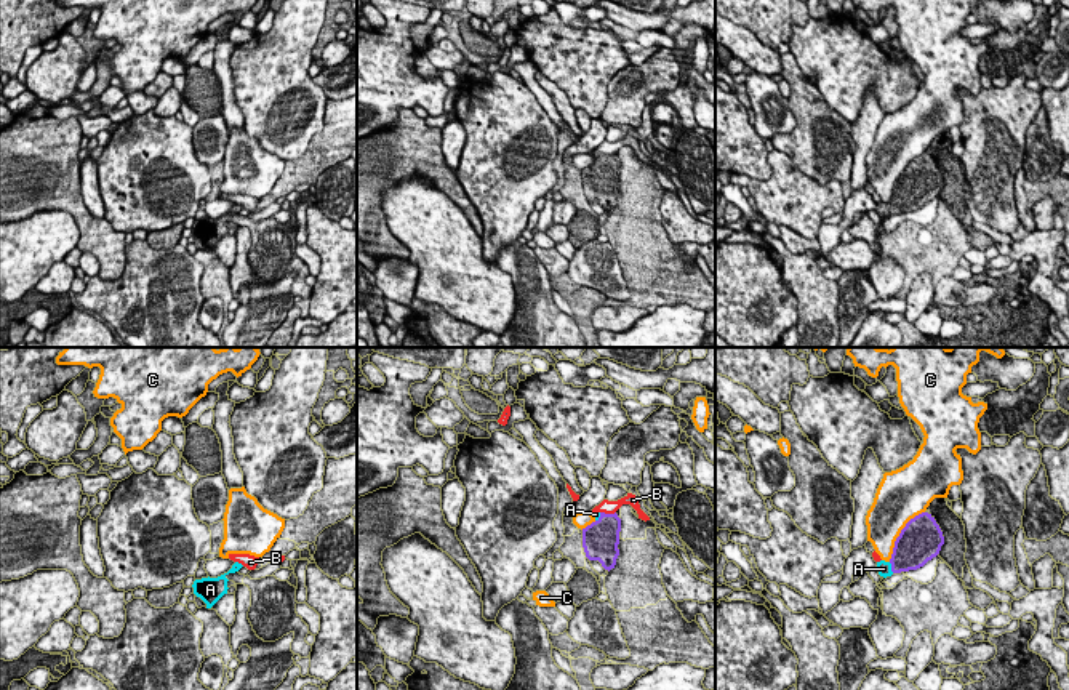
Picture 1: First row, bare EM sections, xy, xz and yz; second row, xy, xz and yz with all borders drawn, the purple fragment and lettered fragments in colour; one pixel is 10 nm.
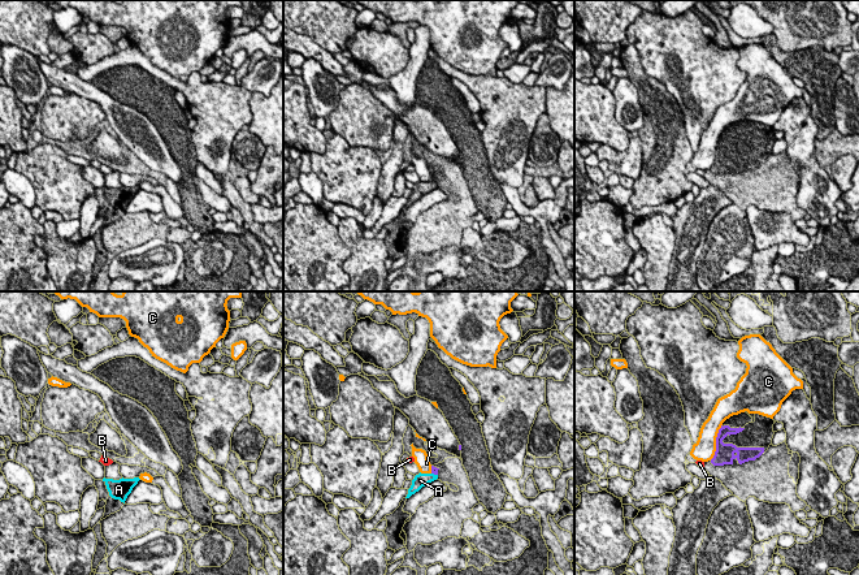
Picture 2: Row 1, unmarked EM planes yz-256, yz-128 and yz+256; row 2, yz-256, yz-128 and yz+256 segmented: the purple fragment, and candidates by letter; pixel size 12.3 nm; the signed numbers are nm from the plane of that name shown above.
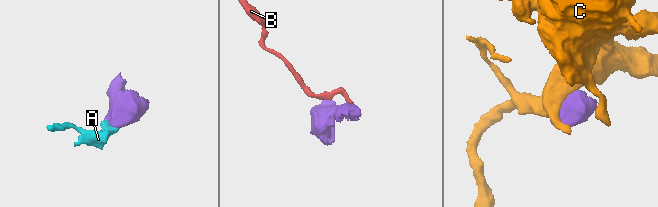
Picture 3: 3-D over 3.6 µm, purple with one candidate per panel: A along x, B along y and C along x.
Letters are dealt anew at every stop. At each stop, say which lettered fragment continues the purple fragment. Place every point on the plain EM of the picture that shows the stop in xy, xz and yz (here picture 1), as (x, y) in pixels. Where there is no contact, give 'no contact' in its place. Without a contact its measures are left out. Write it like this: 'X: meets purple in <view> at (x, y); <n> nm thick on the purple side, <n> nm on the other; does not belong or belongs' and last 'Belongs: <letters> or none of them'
A: meets purple in yz at (892, 208); 360 nm thick on the purple side, 140 nm on the other; belongs
B: meets purple in xz at (608, 156); 360 nm thick on the purple side, 130 nm on the other; does not belong
C: meets purple in yz at (900, 175); 440 nm thick on the purple side, 400 nm on the other; does not belong
Belongs: A

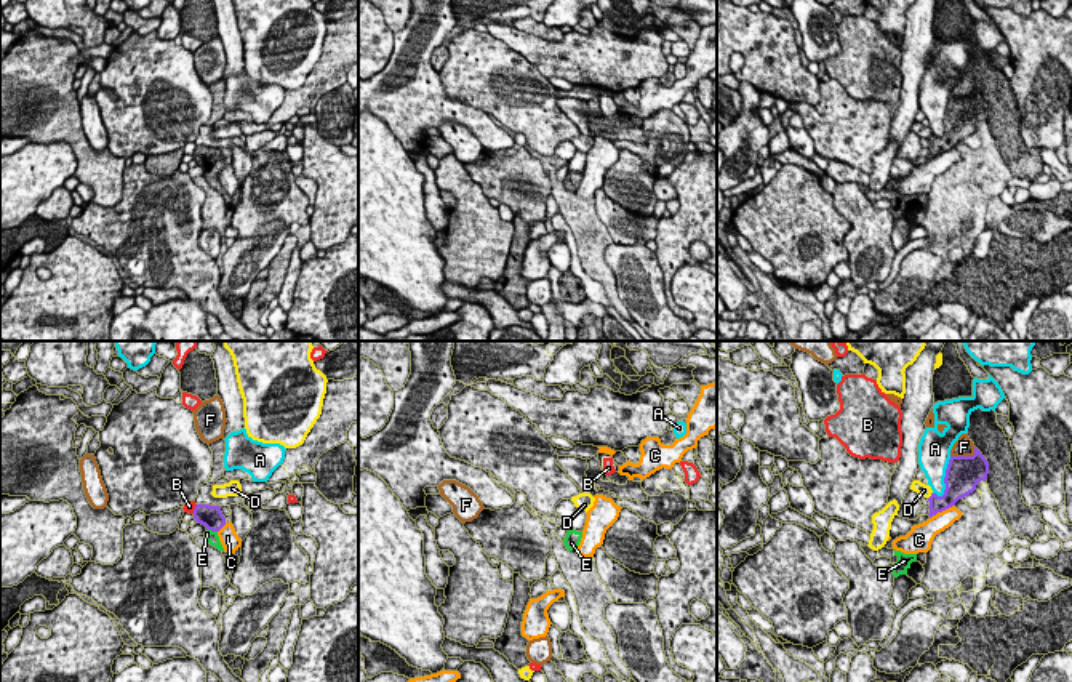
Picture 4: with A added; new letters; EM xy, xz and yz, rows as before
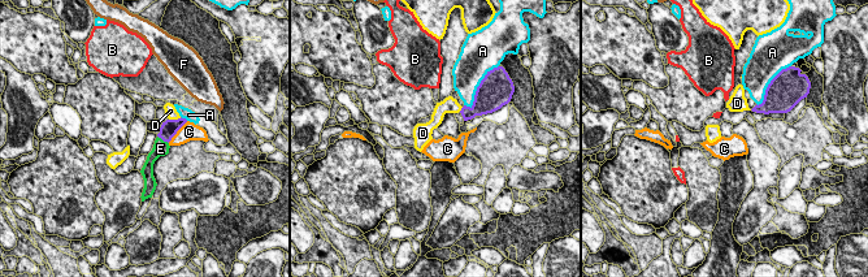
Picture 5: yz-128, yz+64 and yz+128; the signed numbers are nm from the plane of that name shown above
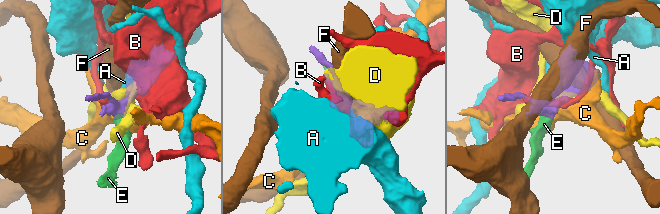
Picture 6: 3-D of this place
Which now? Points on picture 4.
A: meets purple in yz at (944, 119); 340 nm thick on the purple side, 320 nm on the other; does not belong
B: meets purple in xy at (194, 151); 220 nm thick on the purple side, 120 nm on the other; does not belong
C: meets purple in yz at (943, 151); 220 nm thick on the purple side, 180 nm on the other; does not belong
D: meets purple in yz at (932, 136); 220 nm thick on the purple side, 130 nm on the other; does not belong
E: meets purple in xy at (212, 172); 220 nm thick on the purple side, 120 nm on the other; belongs
F: meets purple in yz at (965, 98); 340 nm thick on the purple side, 190 nm on the other; does not belong
Belongs: E

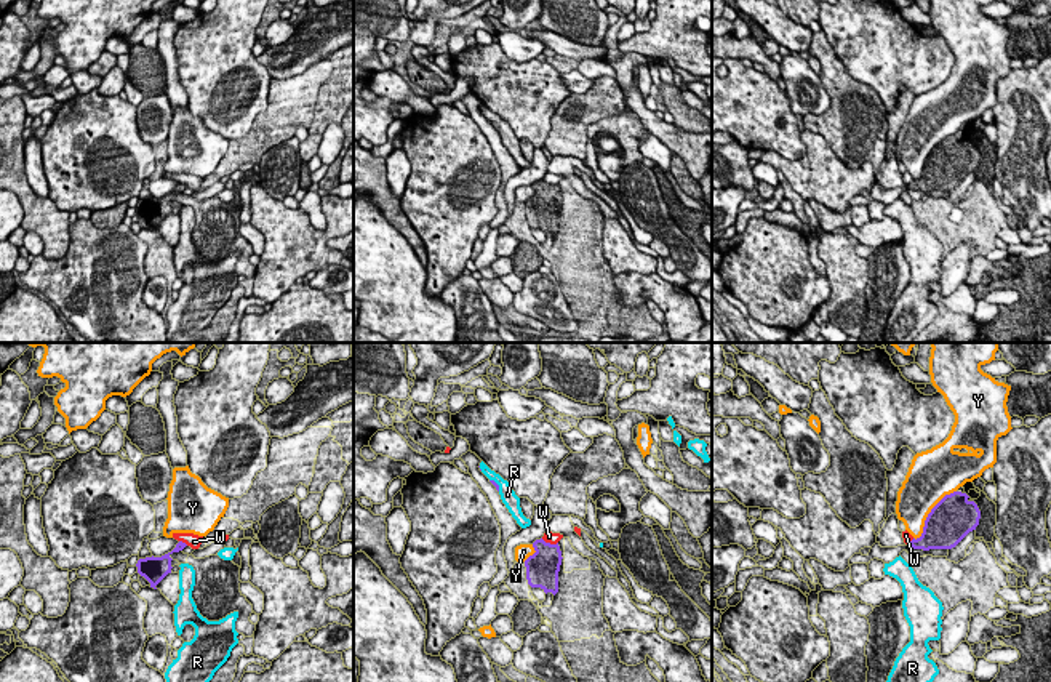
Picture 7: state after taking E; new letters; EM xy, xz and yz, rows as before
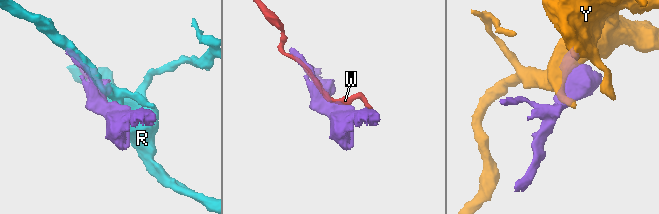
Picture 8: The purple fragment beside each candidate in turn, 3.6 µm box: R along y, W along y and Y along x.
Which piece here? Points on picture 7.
R: meets purple in xz at (496, 125); 50 nm thick on the purple side, 160 nm on the other; does not belong
W: meets purple in xz at (549, 184); 340 nm thick on the purple side, 120 nm on the other; does not belong
Y: meets purple in yz at (930, 154); 440 nm thick on the purple side, 400 nm on the other; does not belong
Belongs: none of them

